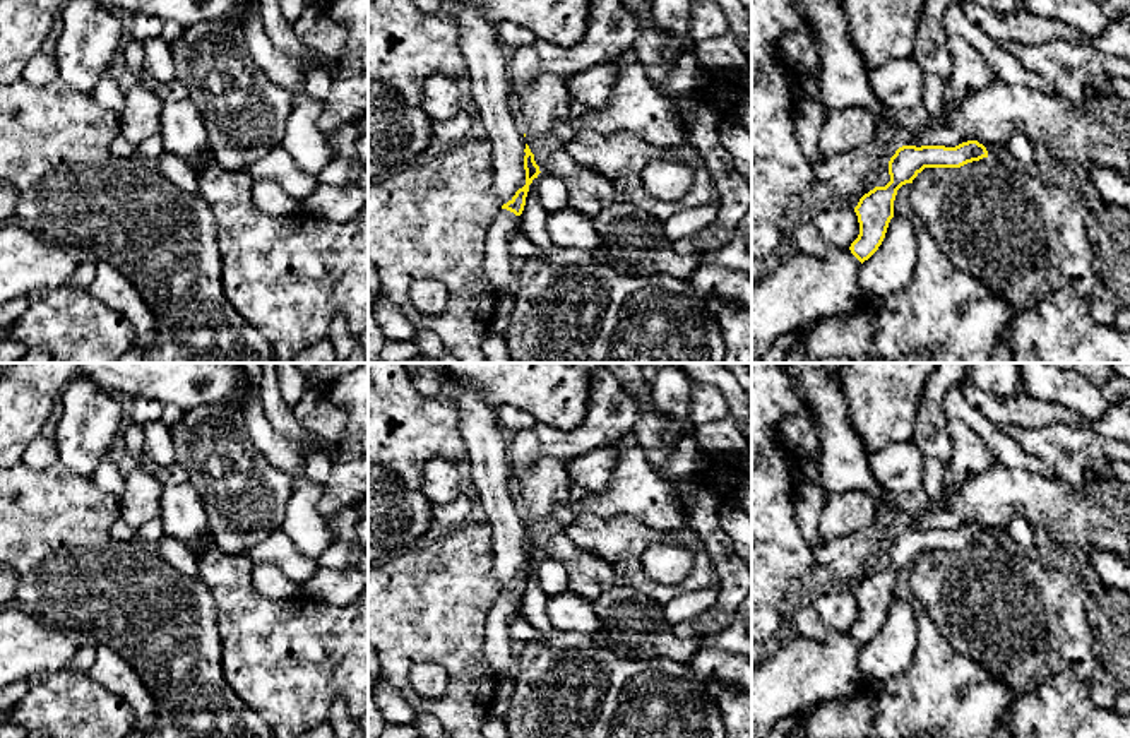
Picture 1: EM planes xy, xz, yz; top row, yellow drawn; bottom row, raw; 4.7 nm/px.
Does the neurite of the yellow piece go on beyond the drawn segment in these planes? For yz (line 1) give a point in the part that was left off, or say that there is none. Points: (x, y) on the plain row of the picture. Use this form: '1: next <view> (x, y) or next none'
1: next none

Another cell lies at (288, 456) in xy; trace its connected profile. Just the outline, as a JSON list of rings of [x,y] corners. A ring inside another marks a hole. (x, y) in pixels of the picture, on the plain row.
[[[245,382],[243,413],[247,416],[250,438],[265,459],[291,478],[301,476],[308,450],[301,443],[284,438],[271,426],[264,416],[259,382]]]

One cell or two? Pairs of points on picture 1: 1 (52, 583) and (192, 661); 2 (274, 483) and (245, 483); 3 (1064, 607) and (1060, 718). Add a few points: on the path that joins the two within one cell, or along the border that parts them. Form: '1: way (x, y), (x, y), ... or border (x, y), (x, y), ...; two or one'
1: way (86, 583), (96, 583), (122, 593), (158, 627); one
2: way (267, 483), (252, 483); one
3: border (1084, 682), (1055, 673), (1026, 692); two

